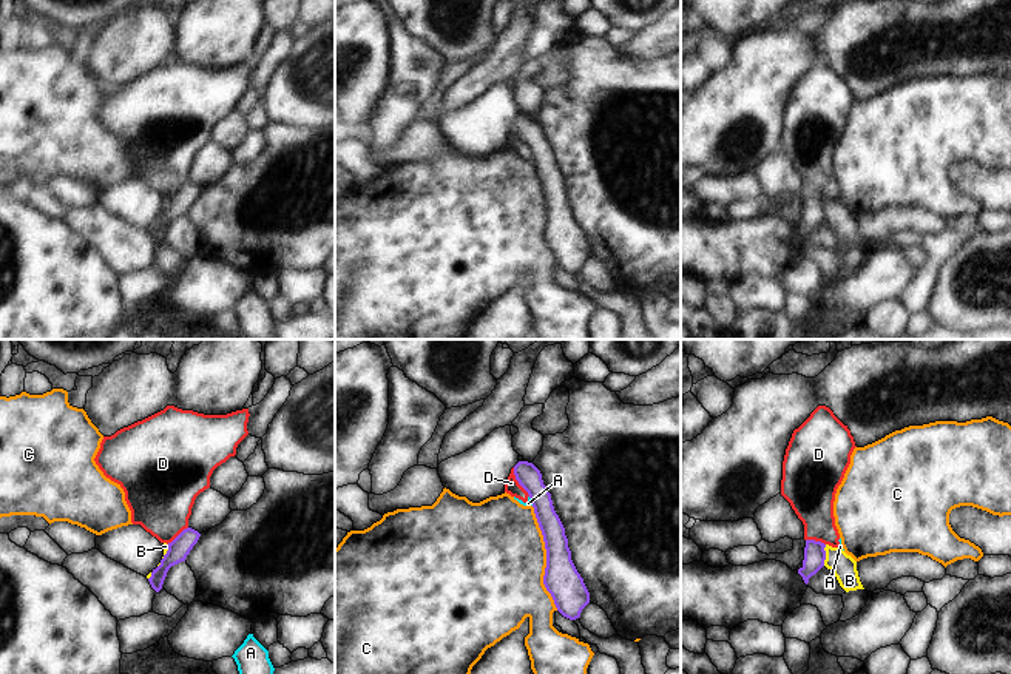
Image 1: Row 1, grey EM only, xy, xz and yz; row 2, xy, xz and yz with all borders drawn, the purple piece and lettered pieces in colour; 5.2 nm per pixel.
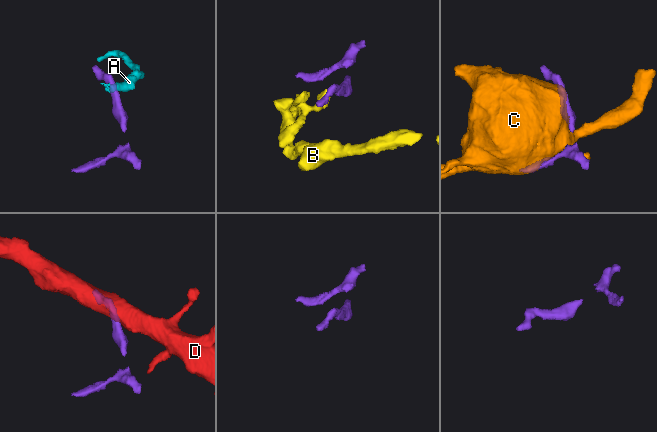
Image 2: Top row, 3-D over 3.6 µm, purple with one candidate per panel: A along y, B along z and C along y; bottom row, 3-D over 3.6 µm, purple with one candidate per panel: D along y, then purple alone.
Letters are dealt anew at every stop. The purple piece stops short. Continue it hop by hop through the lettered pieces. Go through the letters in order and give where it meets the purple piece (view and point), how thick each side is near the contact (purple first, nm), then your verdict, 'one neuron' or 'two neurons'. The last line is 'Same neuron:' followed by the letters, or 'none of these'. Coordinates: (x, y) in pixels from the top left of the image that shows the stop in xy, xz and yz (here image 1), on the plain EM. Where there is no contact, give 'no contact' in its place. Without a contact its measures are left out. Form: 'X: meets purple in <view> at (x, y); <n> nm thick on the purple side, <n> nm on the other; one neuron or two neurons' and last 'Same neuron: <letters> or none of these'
A: meets purple in xz at (531, 156); 120 nm thick on the purple side, 30 nm on the other; two neurons
B: meets purple in yz at (825, 210); 110 nm thick on the purple side, 130 nm on the other; two neurons
C: meets purple in xz at (547, 213); 190 nm thick on the purple side, 480 nm on the other; two neurons
D: meets purple in xz at (517, 134); 120 nm thick on the purple side, 80 nm on the other; two neurons
Same neuron: none of these

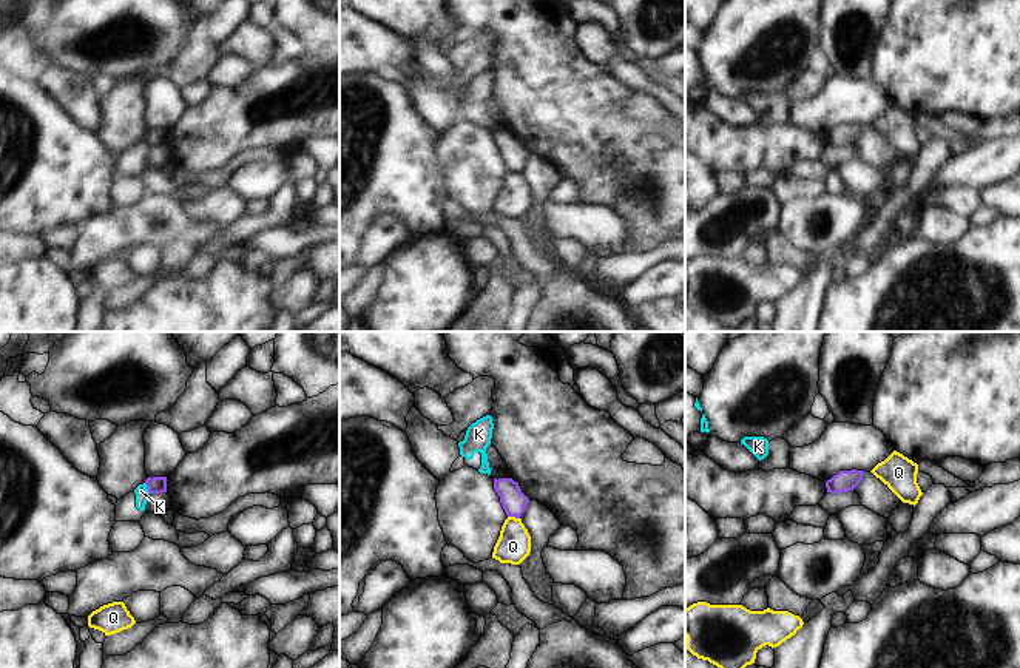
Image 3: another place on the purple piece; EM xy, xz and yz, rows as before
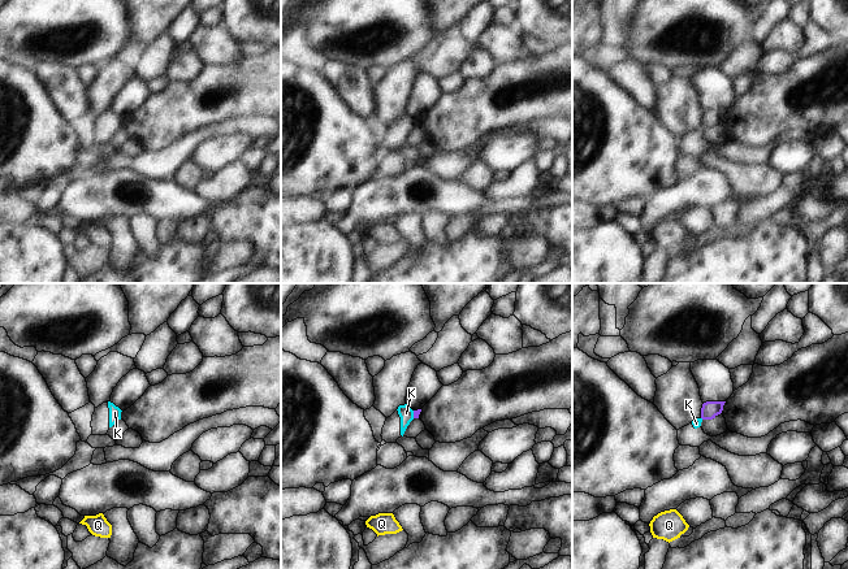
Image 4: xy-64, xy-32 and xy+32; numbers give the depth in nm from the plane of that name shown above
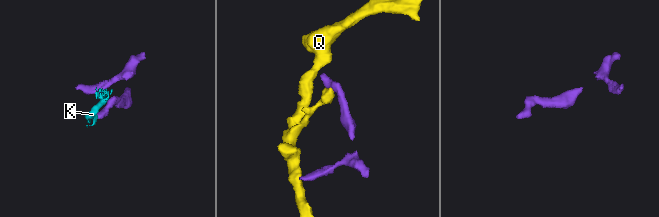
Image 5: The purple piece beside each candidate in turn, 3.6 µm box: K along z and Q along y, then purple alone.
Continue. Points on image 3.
K: meets purple in xy at (147, 141); 90 nm thick on the purple side, 70 nm on the other; two neurons
Q: meets purple in xz at (514, 170); 140 nm thick on the purple side, 180 nm on the other; two neurons
Same neuron: none of these

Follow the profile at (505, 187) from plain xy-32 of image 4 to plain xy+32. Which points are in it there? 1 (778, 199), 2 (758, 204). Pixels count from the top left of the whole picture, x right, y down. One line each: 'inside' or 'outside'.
1: inside
2: inside

